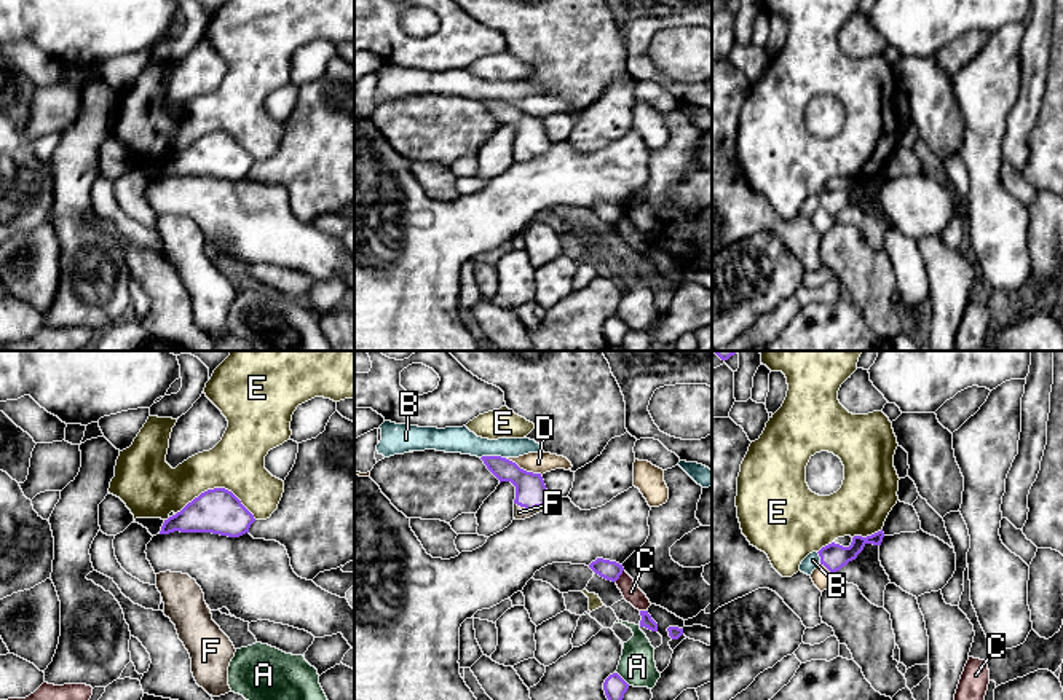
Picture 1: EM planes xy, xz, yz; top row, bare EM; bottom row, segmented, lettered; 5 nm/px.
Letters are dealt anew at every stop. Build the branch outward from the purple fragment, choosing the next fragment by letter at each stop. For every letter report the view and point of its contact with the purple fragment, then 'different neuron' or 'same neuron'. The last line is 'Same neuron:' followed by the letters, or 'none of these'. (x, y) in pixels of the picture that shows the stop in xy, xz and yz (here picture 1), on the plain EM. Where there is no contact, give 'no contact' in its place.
A: xz (621, 321) | different neuron
B: xz (492, 99) | different neuron
C: xz (620, 217) | different neuron
D: xz (522, 112) | different neuron
E: xy (217, 131) | different neuron
F: xz (532, 152) | same neuron
Same neuron: F

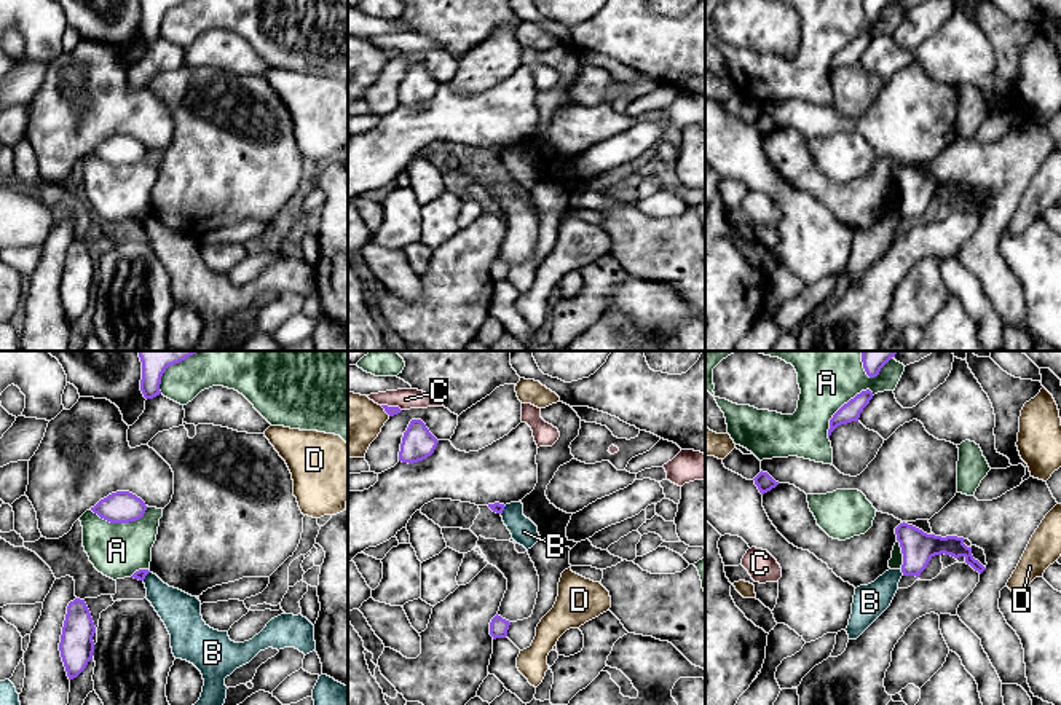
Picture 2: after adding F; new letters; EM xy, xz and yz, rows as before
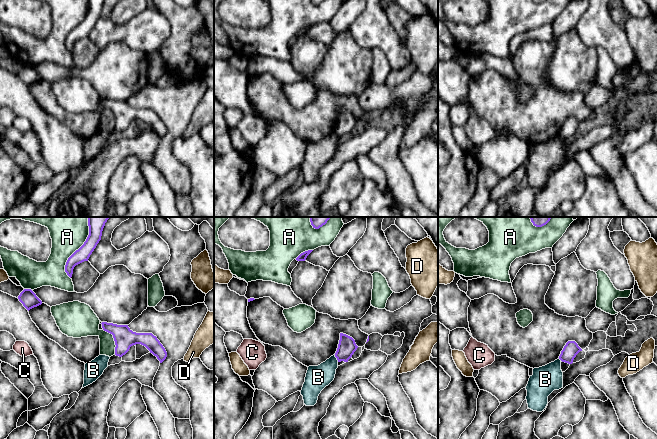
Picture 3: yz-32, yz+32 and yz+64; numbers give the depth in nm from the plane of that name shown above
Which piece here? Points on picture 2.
A: yz (838, 53) | different neuron
B: yz (902, 214) | different neuron
C: xz (391, 50) | different neuron
D: xz (385, 53) | different neuron
Same neuron: none of these

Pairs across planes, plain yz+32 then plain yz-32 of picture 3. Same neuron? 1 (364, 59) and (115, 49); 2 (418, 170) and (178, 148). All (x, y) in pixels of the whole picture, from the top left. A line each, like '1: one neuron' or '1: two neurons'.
1: one neuron
2: one neuron

